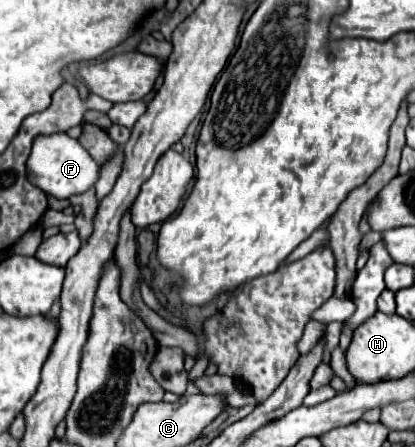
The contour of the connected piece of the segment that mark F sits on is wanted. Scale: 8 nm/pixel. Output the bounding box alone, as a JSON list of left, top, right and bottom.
[28,133,100,199]

